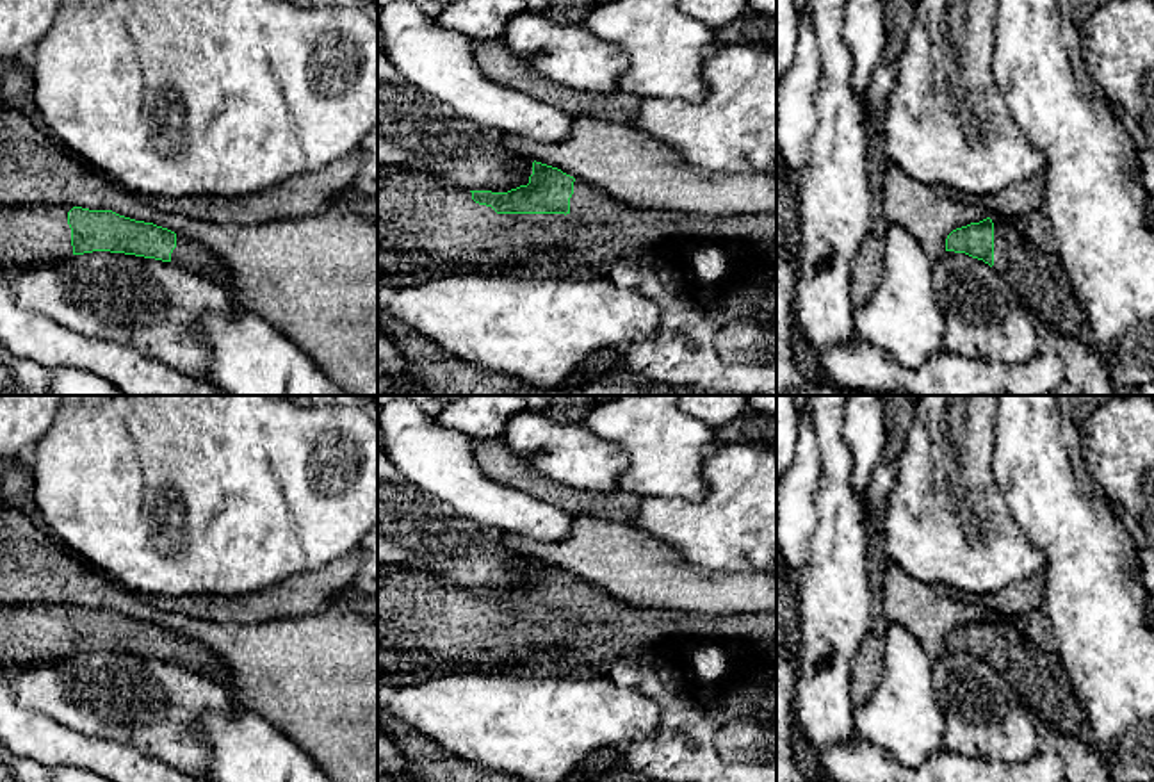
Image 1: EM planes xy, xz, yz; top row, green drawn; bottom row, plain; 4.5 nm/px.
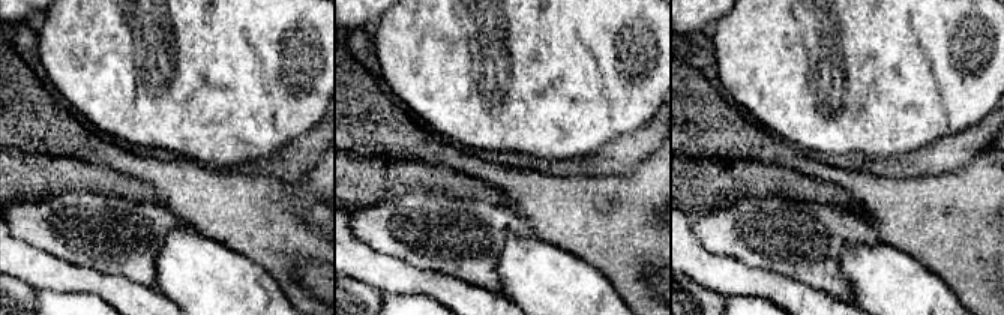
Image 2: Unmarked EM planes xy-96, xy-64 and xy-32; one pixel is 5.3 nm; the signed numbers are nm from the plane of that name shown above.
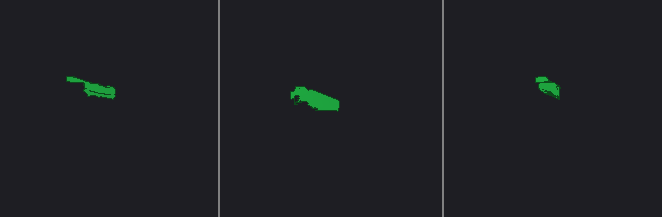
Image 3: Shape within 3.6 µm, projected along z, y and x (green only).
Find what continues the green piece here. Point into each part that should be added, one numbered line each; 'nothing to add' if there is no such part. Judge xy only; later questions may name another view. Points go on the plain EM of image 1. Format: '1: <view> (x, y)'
1: xy (31, 635)
2: xy (187, 652)

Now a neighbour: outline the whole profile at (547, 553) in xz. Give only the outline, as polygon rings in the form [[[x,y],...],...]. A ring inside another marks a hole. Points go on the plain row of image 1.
[[[577,517],[570,536],[557,543],[516,534],[506,538],[511,550],[557,566],[632,607],[670,607],[719,618],[776,613],[776,570],[707,570],[630,524]]]

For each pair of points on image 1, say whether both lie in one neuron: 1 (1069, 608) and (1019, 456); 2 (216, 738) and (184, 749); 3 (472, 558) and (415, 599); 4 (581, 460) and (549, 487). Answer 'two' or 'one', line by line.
1: one
2: two
3: two
4: two

